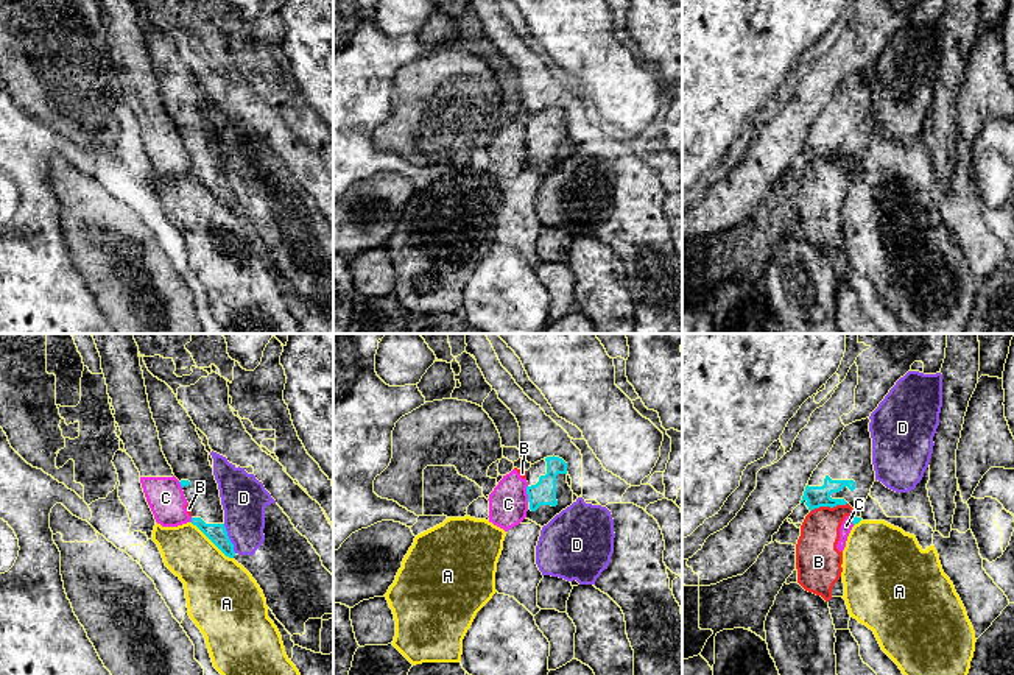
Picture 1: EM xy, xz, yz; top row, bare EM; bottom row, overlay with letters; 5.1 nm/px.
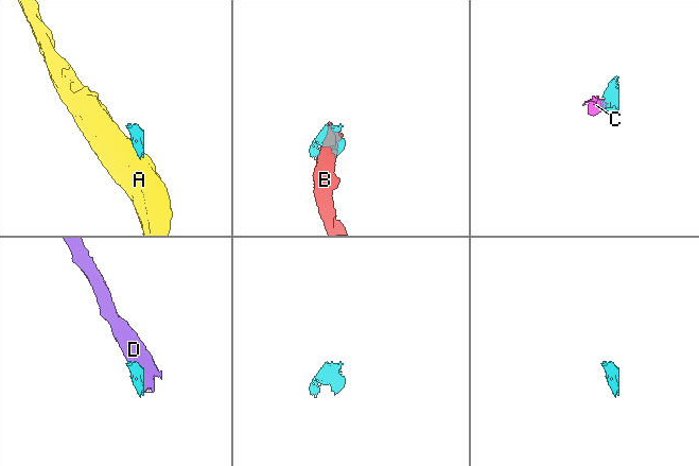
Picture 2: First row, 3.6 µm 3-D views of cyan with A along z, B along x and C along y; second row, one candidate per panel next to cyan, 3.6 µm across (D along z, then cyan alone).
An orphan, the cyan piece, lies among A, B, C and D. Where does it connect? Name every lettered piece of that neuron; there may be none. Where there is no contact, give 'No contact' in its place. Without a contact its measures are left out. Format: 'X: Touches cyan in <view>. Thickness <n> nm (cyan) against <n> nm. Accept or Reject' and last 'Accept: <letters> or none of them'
A: Touches cyan in xy. Thickness 100 nm (cyan) against 340 nm. Reject
B: Touches cyan in yz. Thickness 110 nm (cyan) against 220 nm. Reject
C: Touches cyan in xz. Thickness 130 nm (cyan) against 200 nm. Reject
D: Touches cyan in xy. Thickness 100 nm (cyan) against 240 nm. Reject
Accept: none of them

